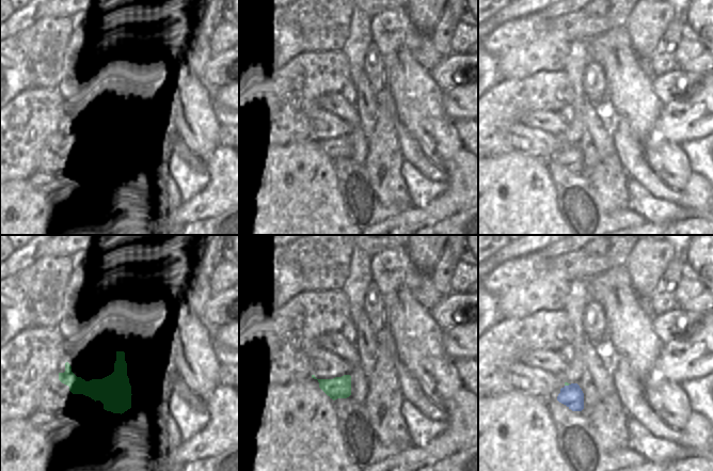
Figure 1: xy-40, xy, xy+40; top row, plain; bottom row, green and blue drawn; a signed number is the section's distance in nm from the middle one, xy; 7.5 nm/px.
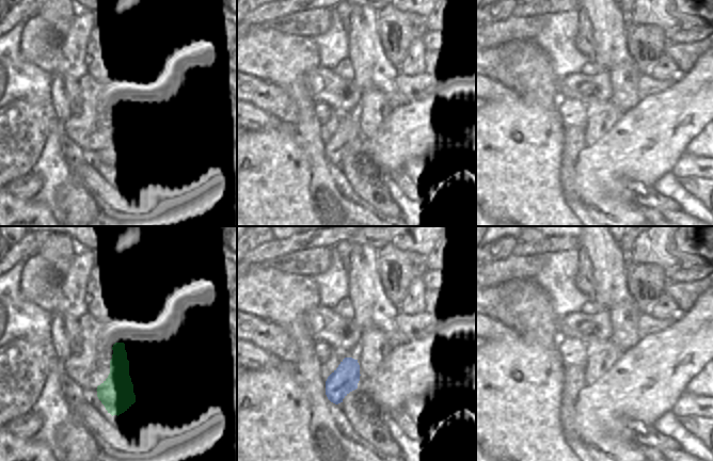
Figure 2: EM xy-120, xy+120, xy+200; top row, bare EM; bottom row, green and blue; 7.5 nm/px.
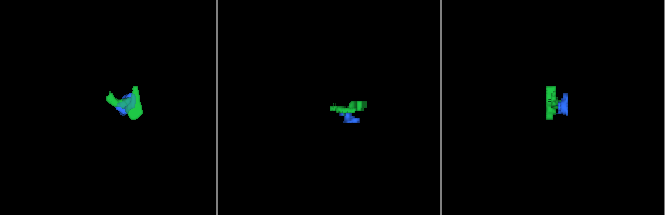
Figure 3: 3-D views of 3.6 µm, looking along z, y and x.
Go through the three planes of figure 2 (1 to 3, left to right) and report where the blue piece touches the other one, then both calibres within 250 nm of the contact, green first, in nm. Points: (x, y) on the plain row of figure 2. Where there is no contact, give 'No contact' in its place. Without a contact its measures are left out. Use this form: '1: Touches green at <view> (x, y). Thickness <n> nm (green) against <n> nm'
1: No contact
2: No contact
3: No contact

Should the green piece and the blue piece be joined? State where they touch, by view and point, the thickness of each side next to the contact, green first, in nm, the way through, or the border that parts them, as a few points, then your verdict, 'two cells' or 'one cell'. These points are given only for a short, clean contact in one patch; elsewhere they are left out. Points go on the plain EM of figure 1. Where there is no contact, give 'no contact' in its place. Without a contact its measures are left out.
meets green in xy+40 at (567, 145); 30 nm thick on the green side, 170 nm on the other; runs through xy+40 (566, 144), (567, 145), (572, 157); one cell

